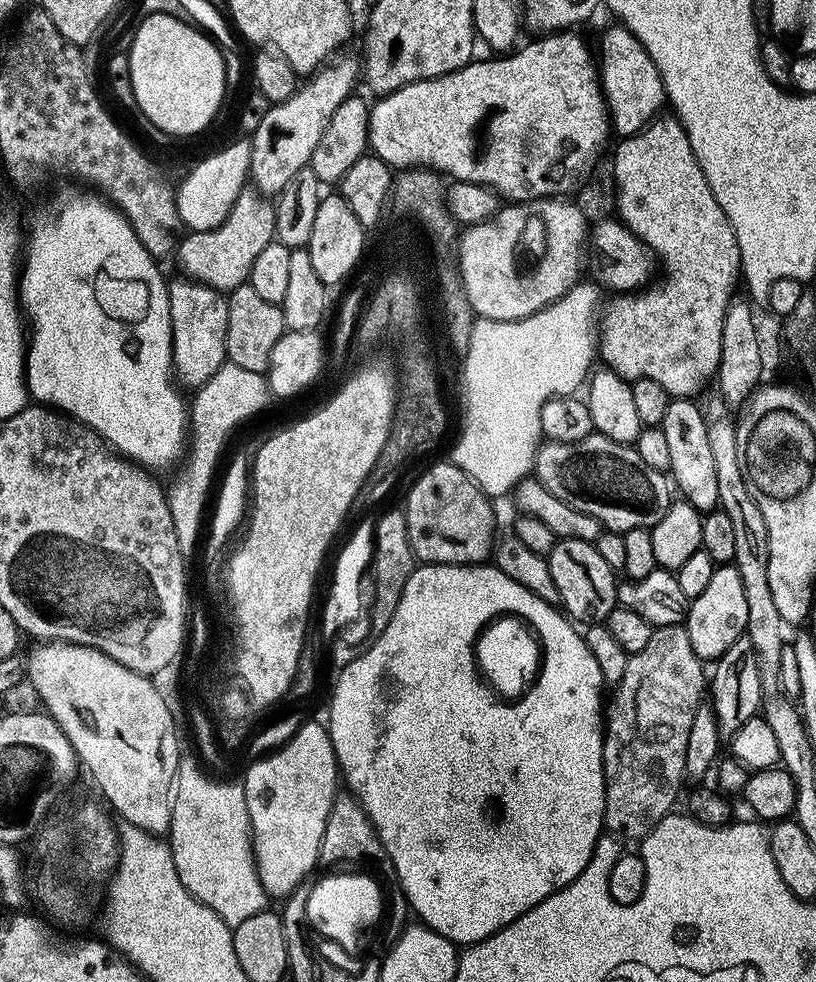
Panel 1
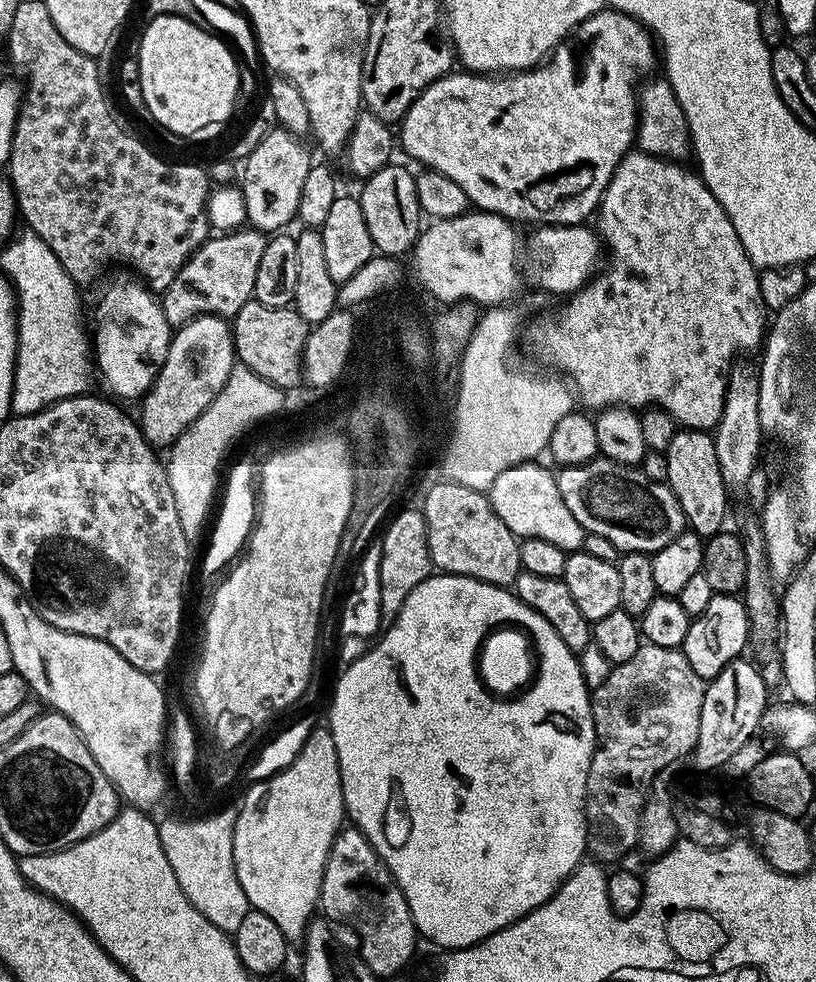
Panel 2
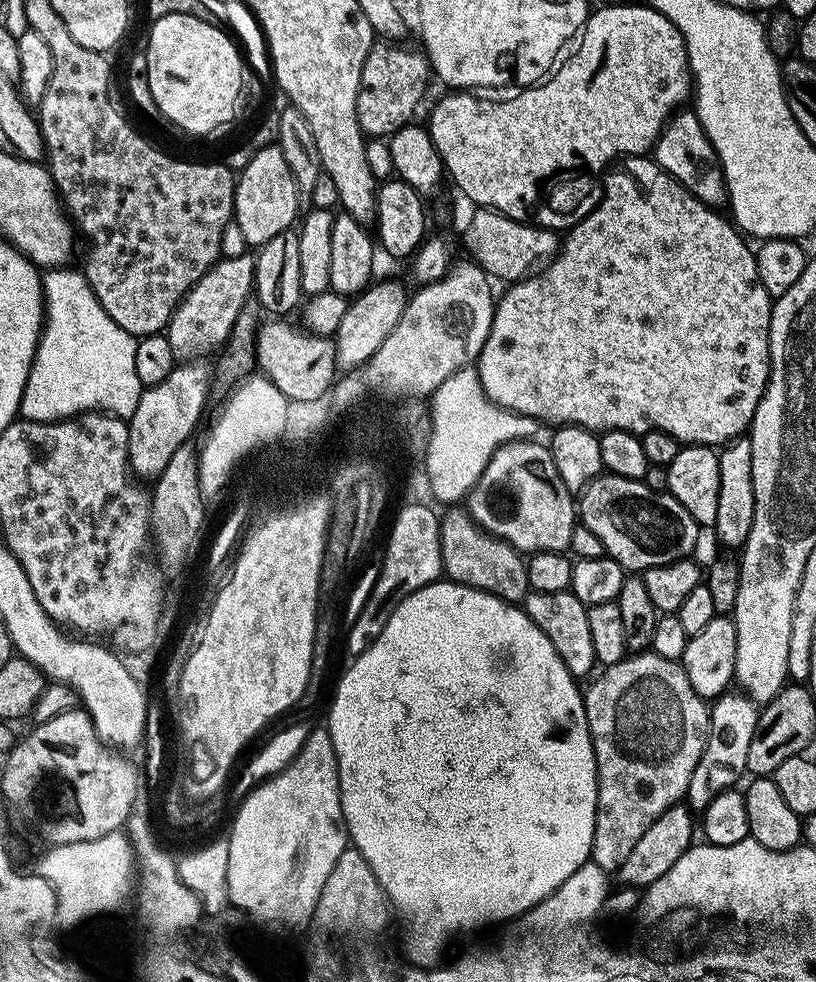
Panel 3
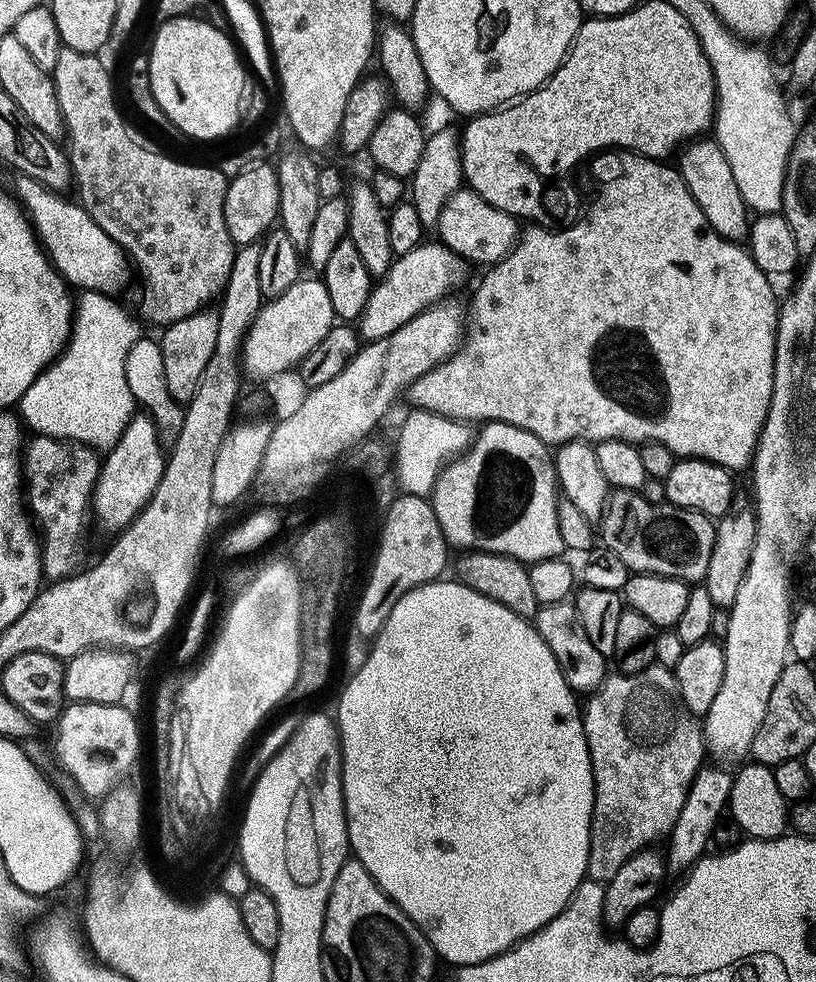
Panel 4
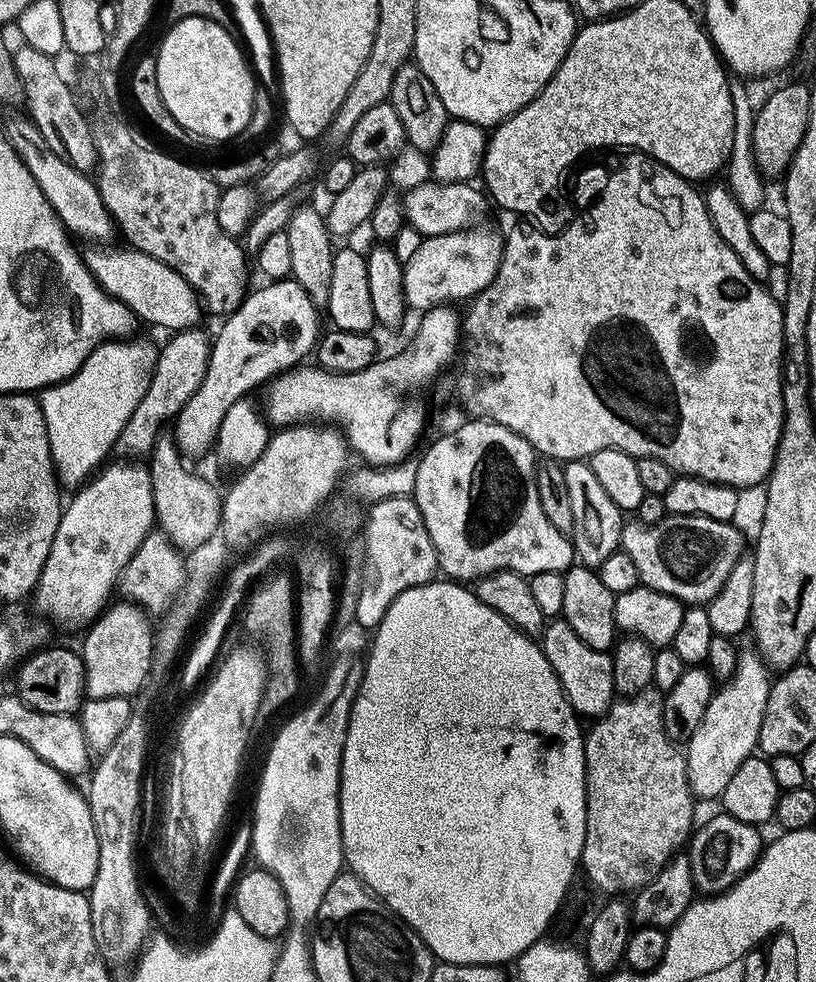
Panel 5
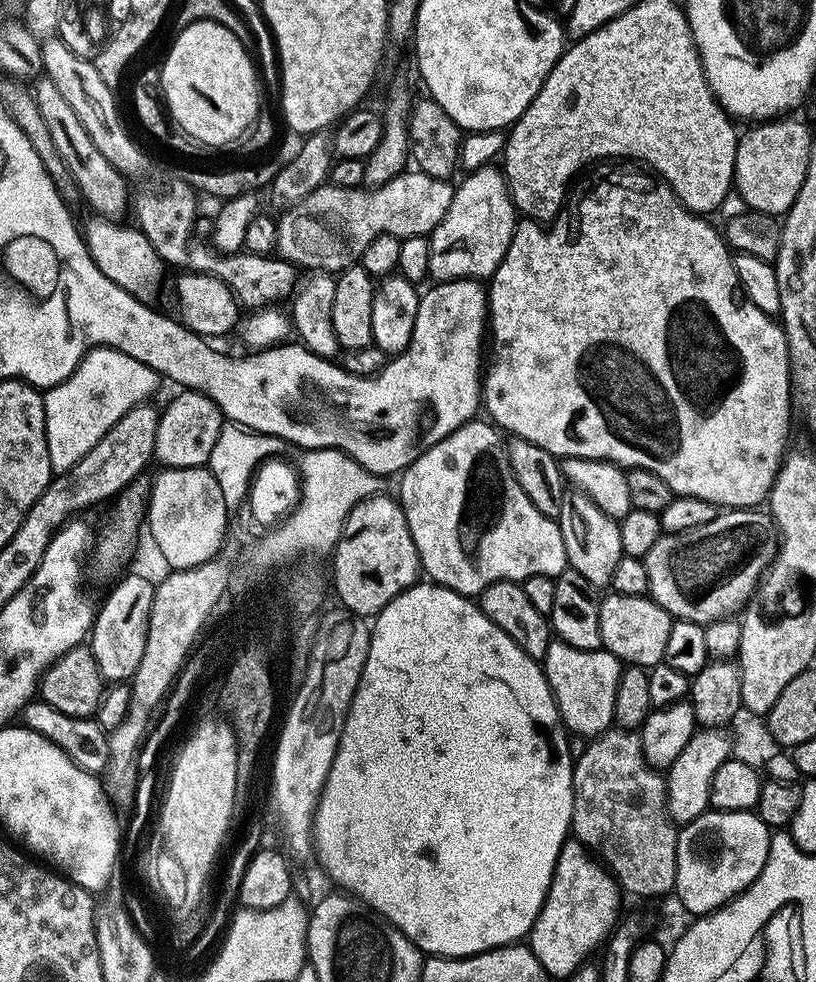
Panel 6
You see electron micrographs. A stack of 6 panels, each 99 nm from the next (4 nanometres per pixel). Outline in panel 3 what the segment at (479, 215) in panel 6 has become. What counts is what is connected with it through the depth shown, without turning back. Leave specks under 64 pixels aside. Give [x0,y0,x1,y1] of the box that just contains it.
[334,280,409,370]

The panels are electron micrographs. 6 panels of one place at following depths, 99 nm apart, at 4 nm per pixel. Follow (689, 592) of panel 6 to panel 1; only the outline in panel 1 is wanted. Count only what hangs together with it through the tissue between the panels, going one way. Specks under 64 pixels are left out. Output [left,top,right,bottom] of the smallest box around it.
[534,430,674,534]

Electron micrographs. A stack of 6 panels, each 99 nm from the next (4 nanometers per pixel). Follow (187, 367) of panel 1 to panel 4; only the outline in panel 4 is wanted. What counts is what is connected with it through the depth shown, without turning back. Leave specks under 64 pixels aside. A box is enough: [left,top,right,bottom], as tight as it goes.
[90,414,166,534]

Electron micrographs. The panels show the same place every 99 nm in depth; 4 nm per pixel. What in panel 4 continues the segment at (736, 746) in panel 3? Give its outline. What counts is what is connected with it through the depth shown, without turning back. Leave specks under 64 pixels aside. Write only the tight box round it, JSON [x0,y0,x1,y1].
[666,766,732,874]

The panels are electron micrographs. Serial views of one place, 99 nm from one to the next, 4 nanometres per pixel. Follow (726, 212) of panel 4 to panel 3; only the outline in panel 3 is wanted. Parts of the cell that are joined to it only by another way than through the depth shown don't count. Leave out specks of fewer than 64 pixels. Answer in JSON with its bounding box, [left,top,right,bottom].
[650,110,728,209]

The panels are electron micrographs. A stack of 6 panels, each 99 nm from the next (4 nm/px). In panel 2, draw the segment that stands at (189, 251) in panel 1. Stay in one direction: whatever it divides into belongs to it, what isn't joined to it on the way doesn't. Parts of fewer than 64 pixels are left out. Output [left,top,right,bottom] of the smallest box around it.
[162,226,269,326]

